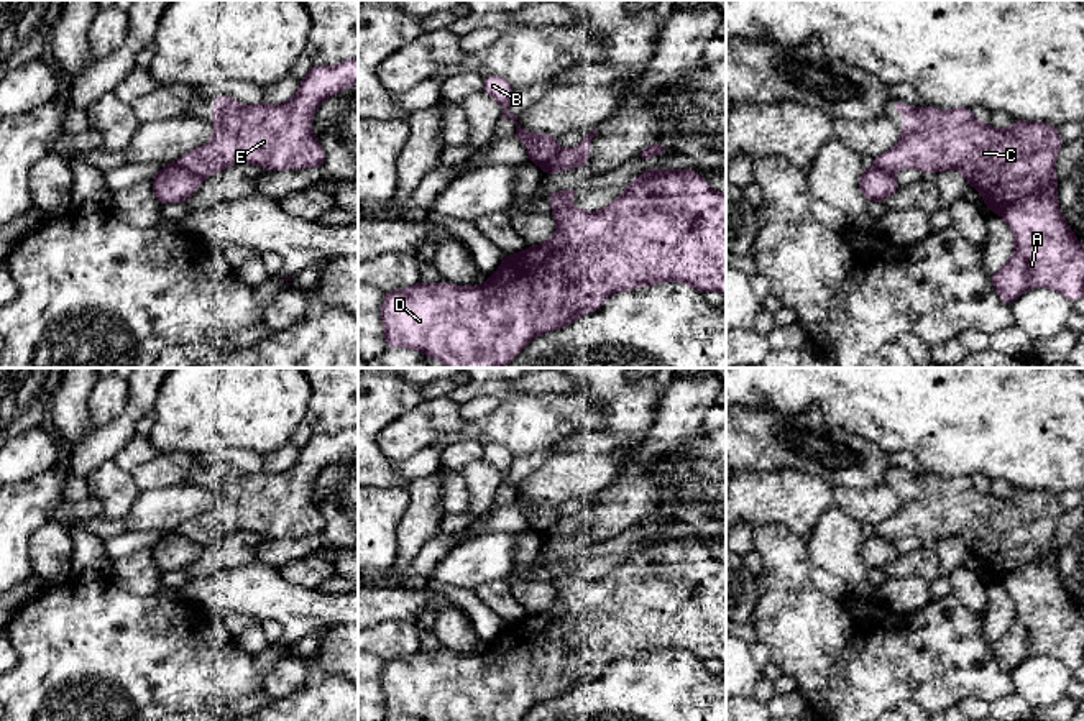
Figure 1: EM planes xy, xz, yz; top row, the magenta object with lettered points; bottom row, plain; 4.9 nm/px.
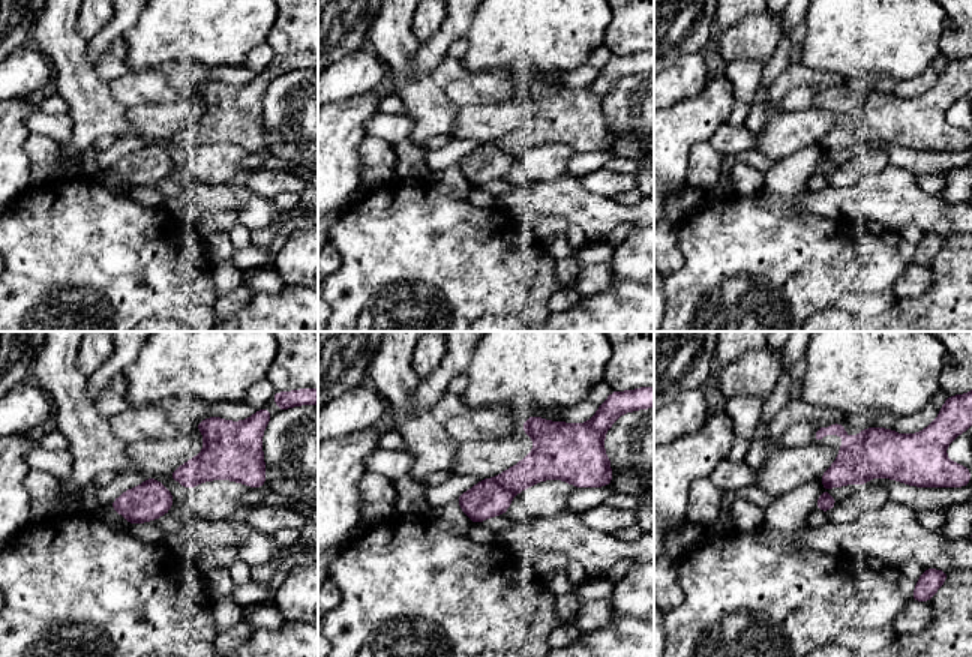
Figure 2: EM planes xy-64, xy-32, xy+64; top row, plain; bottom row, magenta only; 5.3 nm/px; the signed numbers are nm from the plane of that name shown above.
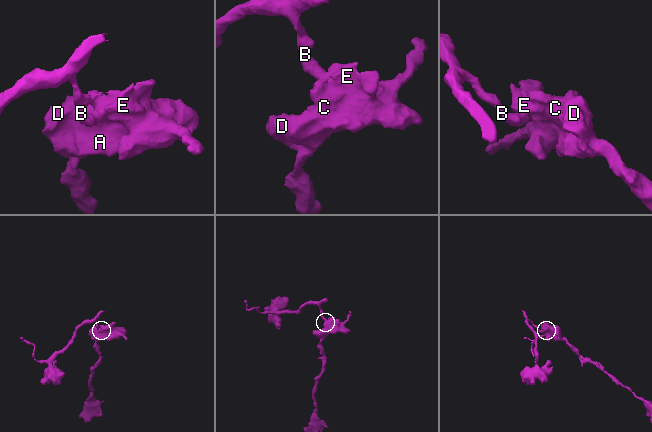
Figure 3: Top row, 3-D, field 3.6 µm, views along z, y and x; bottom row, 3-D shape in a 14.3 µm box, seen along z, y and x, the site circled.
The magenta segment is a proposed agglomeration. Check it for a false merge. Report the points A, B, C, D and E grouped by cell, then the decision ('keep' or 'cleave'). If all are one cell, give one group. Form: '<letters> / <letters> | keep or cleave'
A C D E / B | cleave

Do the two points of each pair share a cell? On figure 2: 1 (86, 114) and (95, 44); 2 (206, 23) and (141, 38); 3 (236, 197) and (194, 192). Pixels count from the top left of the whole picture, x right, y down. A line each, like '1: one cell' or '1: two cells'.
1: two cells
2: one cell
3: one cell

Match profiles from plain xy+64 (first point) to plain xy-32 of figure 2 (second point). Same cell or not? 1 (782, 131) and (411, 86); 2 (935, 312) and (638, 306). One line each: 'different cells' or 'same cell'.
1: different cells
2: same cell

